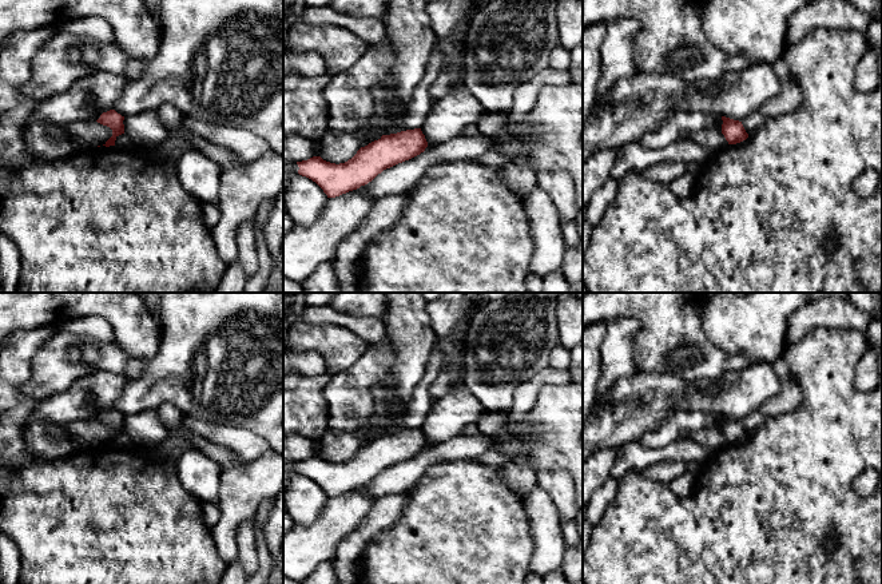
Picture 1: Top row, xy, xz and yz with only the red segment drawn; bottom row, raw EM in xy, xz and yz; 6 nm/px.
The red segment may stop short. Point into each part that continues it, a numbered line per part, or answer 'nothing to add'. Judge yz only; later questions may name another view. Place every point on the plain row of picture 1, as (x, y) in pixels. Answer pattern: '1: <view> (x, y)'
nothing to add

